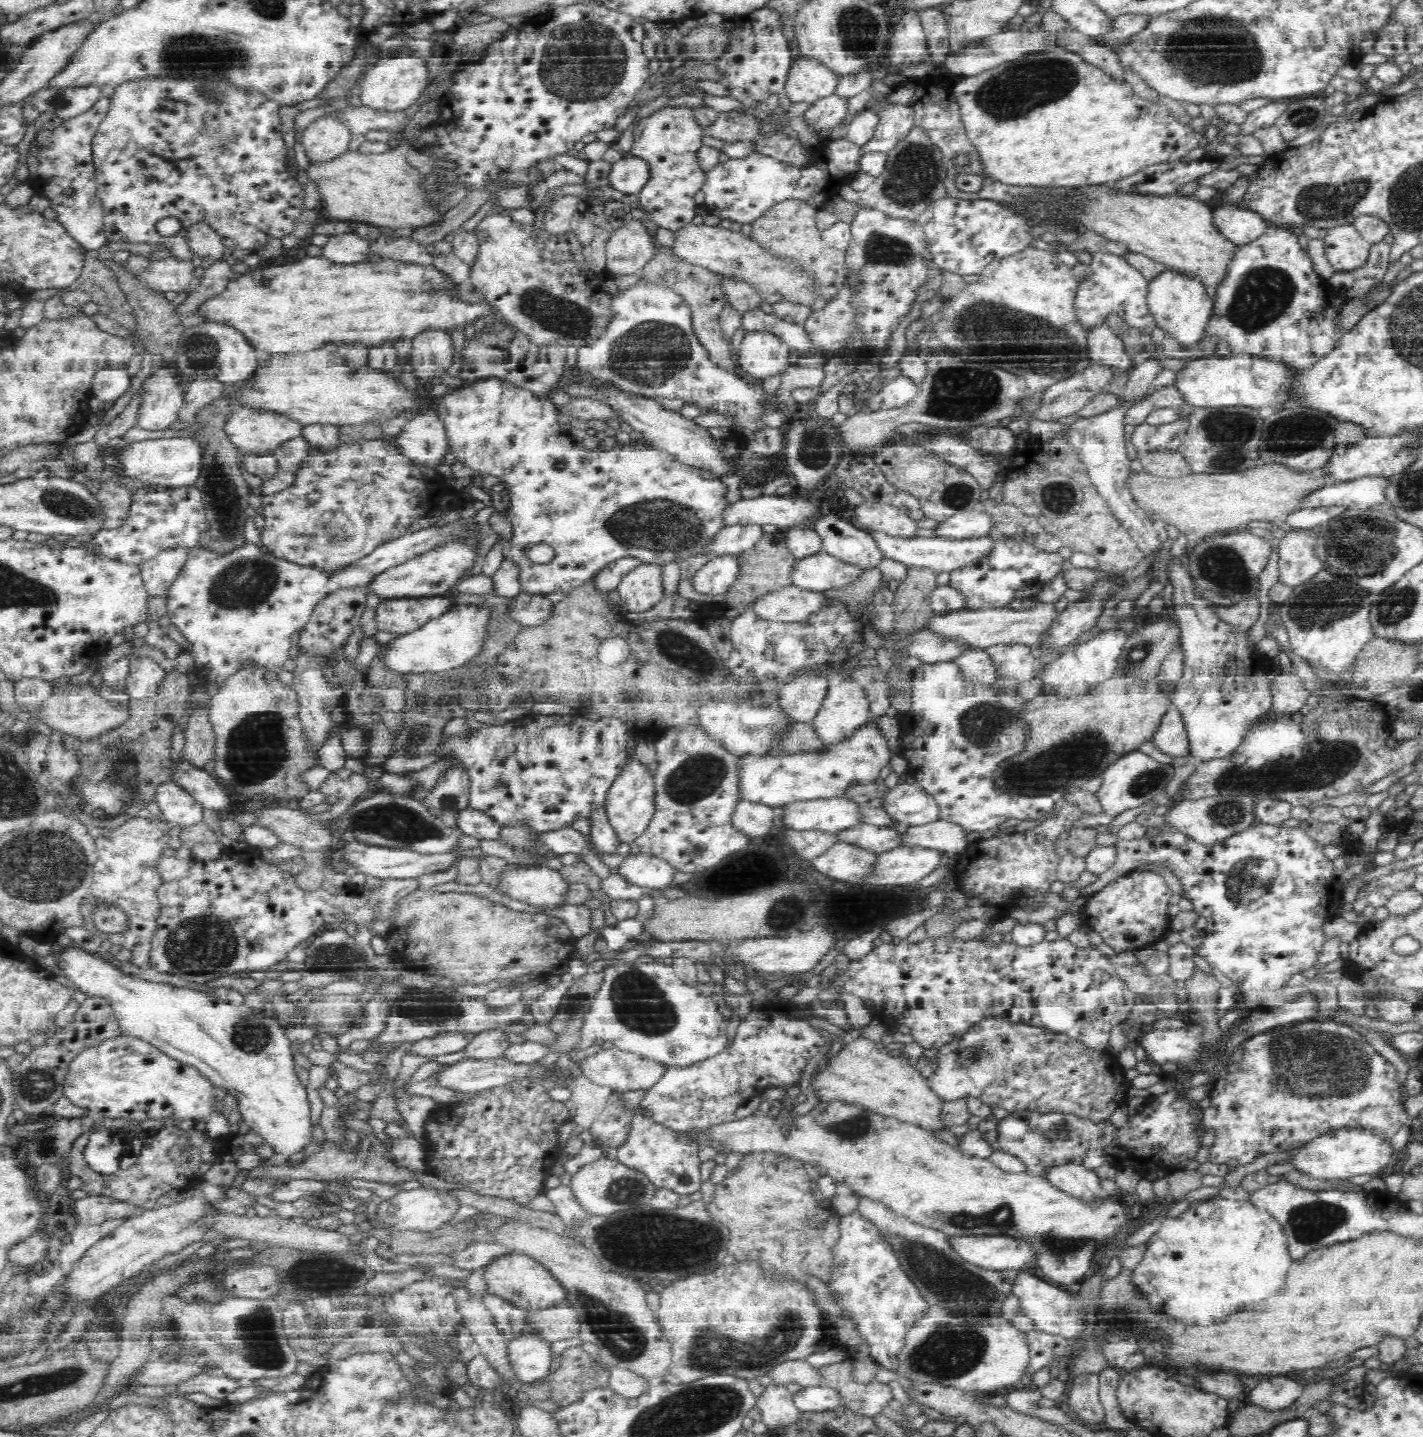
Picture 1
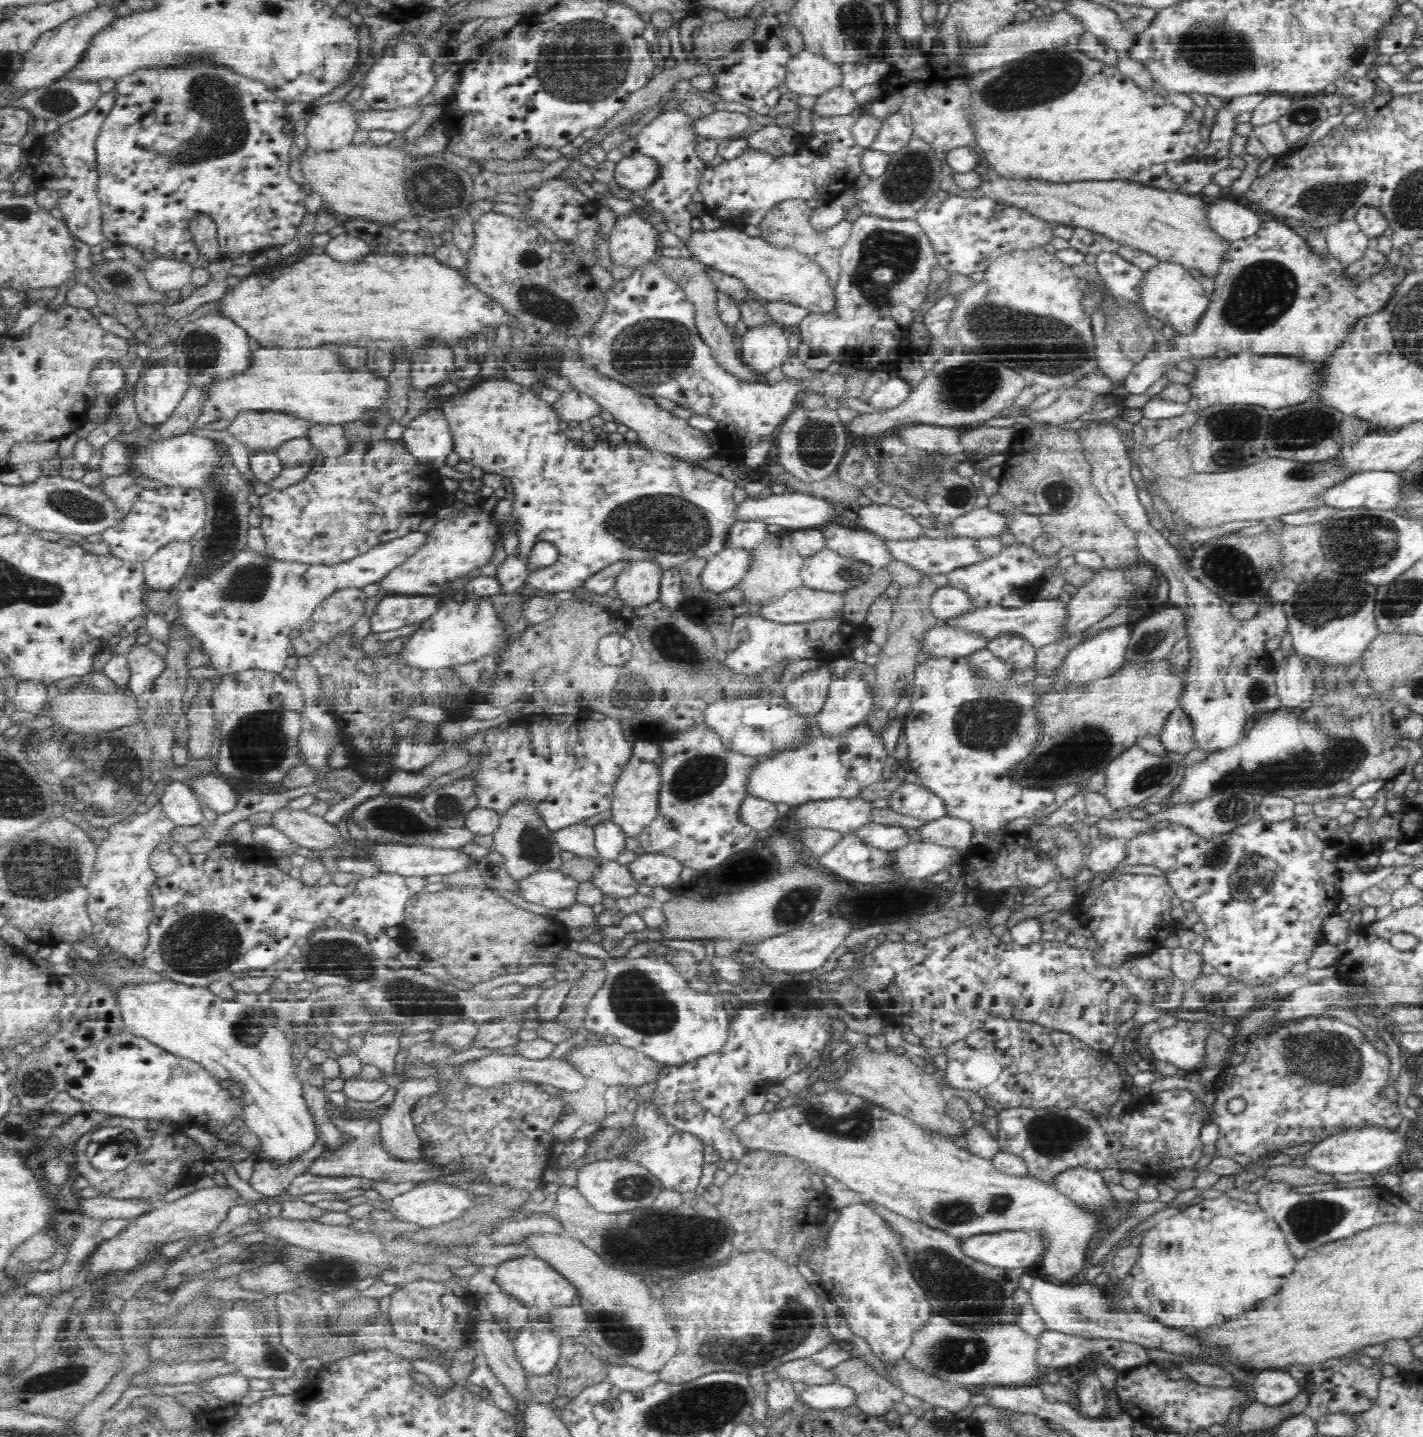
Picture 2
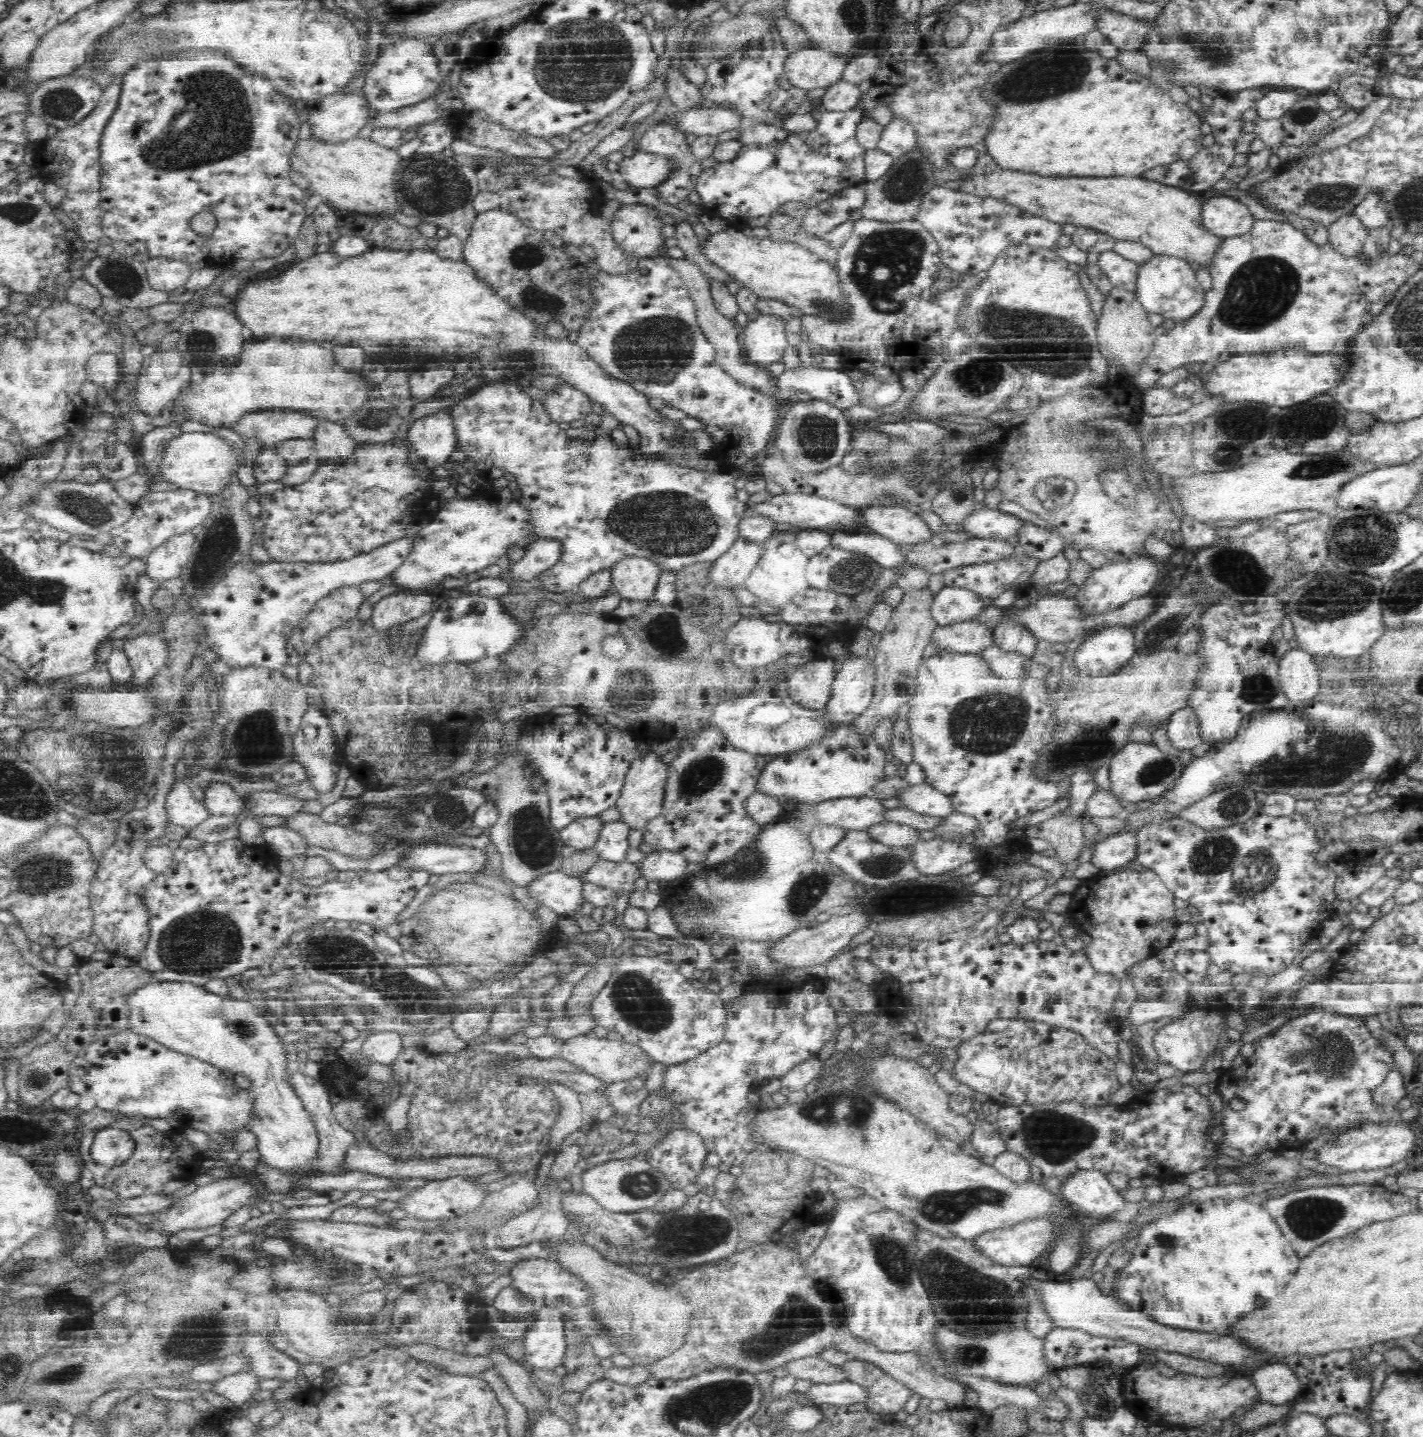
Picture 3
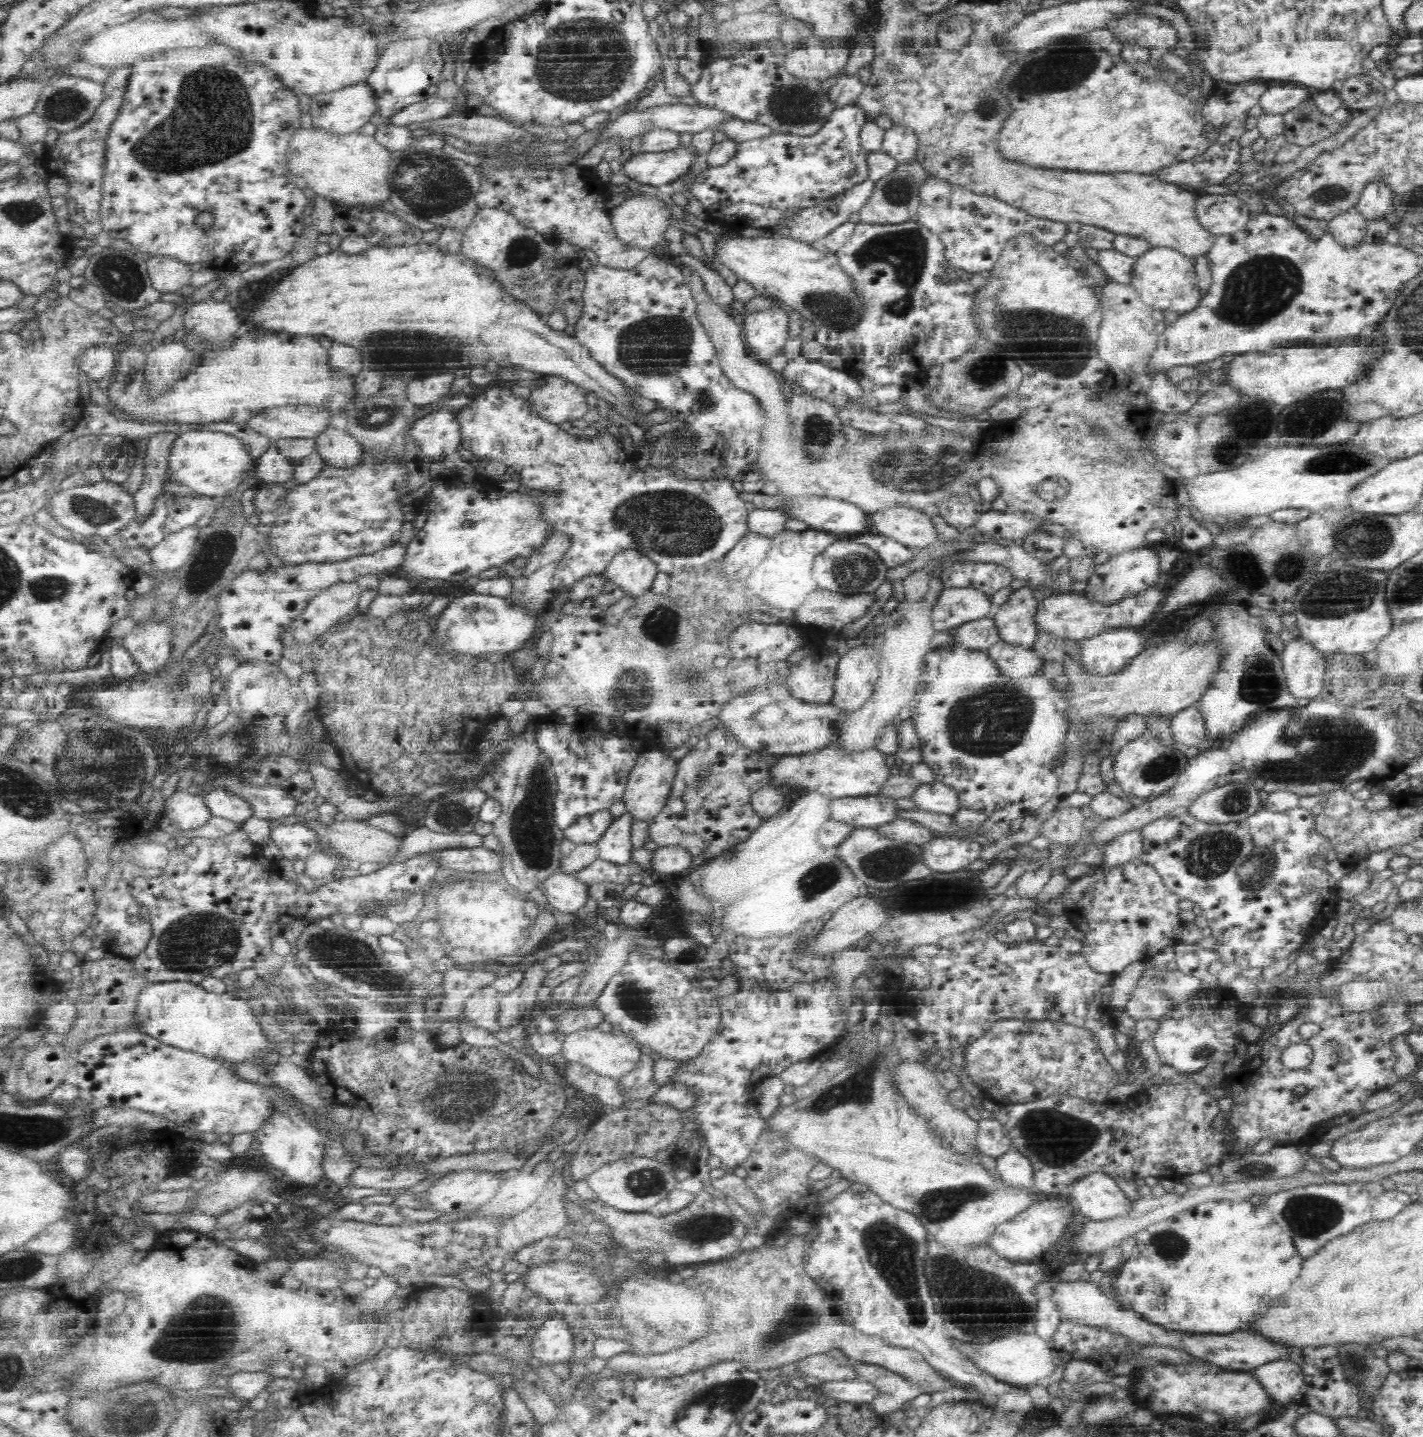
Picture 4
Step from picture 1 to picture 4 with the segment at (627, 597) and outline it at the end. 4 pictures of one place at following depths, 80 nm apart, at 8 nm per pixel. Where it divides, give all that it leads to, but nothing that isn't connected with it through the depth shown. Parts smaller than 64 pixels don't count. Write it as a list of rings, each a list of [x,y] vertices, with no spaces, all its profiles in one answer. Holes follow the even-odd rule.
[[[626,548],[614,554],[603,574],[617,584],[619,593],[636,595],[651,588],[658,571],[649,556],[638,549]]]

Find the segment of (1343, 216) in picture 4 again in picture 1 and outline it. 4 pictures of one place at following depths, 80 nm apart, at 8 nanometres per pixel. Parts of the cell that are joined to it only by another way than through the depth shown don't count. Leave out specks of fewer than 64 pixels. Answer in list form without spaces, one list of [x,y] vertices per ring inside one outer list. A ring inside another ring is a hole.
[[[1353,222],[1329,228],[1323,240],[1328,261],[1336,273],[1363,266],[1371,250],[1371,243]]]

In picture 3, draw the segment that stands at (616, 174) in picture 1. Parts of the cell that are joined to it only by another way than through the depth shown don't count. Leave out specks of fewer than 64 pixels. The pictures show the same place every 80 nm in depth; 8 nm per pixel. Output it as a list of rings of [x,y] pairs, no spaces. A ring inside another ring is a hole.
[[[637,149],[619,163],[619,172],[633,195],[647,195],[674,176],[676,170],[681,170],[681,161],[677,157]]]

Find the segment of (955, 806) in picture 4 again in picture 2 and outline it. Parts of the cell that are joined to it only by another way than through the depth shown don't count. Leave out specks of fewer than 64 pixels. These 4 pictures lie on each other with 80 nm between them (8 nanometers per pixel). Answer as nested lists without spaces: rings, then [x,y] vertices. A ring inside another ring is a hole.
[[[913,778],[898,787],[889,798],[890,808],[902,814],[934,821],[947,815],[944,800]]]

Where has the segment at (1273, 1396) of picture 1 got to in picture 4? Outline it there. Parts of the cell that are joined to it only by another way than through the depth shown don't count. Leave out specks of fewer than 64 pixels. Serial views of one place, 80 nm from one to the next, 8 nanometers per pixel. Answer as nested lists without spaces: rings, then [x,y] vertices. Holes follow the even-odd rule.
[[[1286,1355],[1253,1367],[1252,1373],[1284,1405],[1290,1402],[1305,1381],[1302,1367]]]

